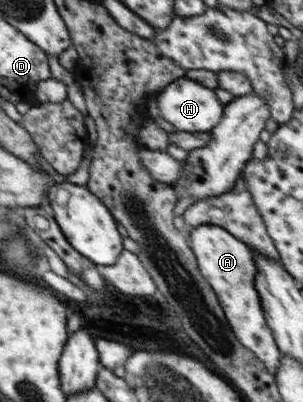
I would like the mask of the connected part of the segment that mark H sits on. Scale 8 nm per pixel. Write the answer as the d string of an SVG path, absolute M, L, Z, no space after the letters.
M186 77L177 79L163 87L162 91L156 94L156 98L161 117L171 123L176 132L210 131L215 125L218 125L225 108L225 105L222 105L216 98L216 93L212 89L208 89Z

